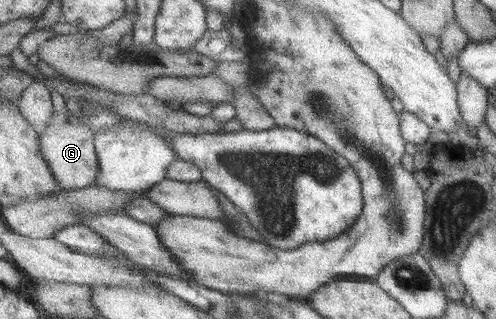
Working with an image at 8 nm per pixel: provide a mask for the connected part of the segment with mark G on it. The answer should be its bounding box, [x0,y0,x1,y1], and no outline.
[41,121,101,190]

